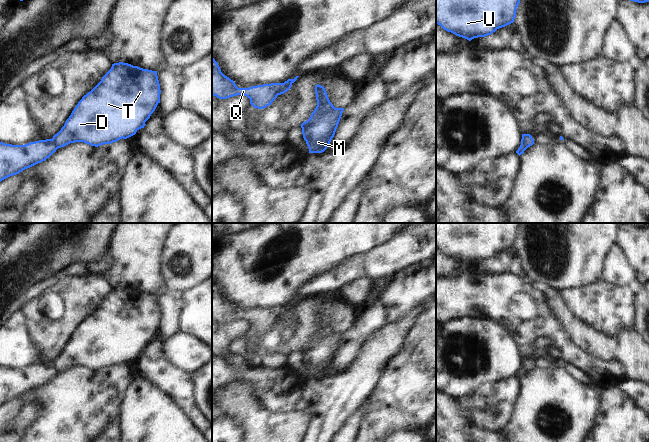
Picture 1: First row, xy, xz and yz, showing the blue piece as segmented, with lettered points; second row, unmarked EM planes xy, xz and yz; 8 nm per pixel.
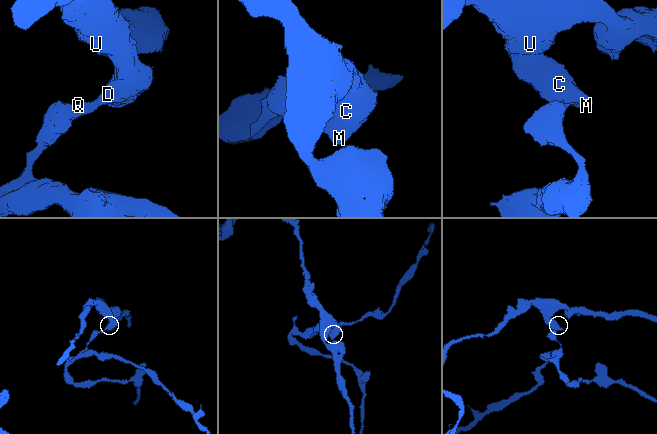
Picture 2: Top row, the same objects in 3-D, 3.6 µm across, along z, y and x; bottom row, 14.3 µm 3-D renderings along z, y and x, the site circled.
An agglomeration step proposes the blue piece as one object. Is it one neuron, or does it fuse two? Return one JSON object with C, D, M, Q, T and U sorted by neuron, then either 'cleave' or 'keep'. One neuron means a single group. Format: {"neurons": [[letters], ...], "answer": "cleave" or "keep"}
{"neurons": [["C", "D", "M", "T", "U"], ["Q"]], "answer": "cleave"}

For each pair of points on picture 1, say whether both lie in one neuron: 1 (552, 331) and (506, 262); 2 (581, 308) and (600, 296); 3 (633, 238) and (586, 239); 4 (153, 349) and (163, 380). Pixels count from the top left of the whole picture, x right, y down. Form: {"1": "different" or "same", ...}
{"1": "different", "2": "same", "3": "different", "4": "same"}

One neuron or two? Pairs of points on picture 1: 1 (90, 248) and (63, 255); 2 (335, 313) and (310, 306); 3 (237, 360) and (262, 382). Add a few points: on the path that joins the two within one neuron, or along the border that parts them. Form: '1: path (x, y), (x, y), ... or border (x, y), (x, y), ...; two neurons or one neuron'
1: path (83, 248), (70, 248); one neuron
2: path (329, 307), (327, 305), (316, 305); one neuron
3: border (252, 356), (244, 365), (234, 368), (222, 357); two neurons

